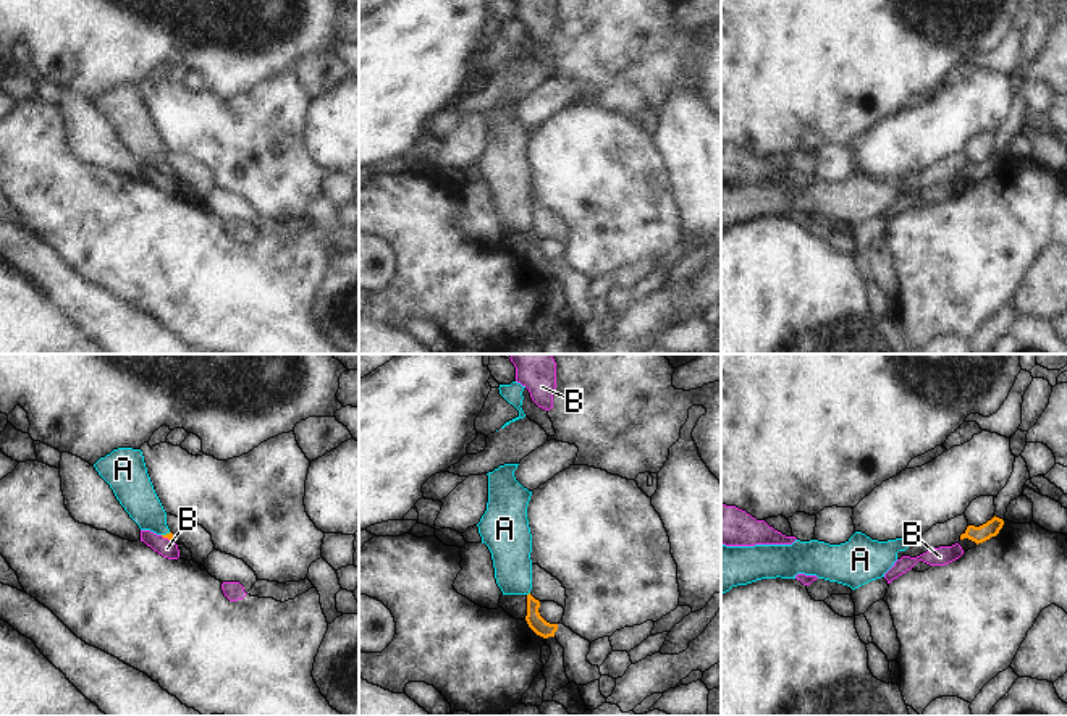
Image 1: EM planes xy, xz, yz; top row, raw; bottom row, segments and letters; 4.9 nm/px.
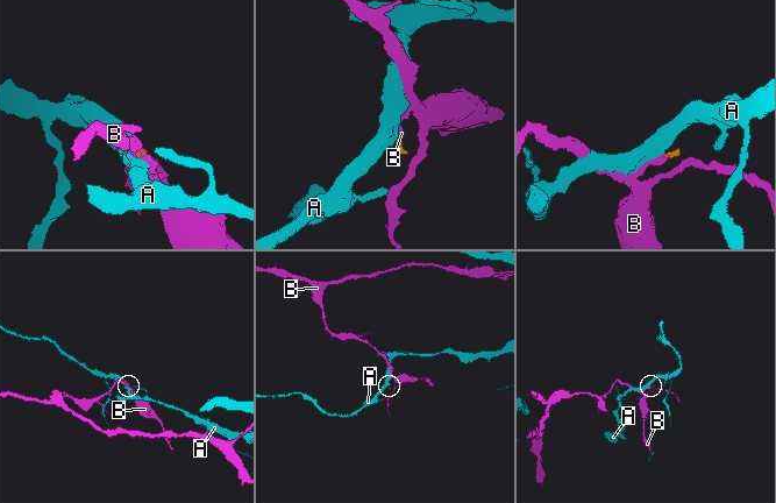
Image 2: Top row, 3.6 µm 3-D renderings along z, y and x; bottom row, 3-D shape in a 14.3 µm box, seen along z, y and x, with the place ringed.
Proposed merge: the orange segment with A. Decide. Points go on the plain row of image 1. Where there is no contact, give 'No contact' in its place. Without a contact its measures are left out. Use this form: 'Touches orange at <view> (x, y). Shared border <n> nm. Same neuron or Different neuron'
Touches orange at xy (167, 172). Shared border 50 nm. Same neuron.

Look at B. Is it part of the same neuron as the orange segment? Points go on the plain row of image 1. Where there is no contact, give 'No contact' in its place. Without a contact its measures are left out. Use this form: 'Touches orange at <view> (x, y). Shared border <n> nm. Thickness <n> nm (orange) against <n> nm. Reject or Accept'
Touches orange at xy (167, 175). Shared border 70 nm. Thickness 30 nm (orange) against 90 nm. Reject.

